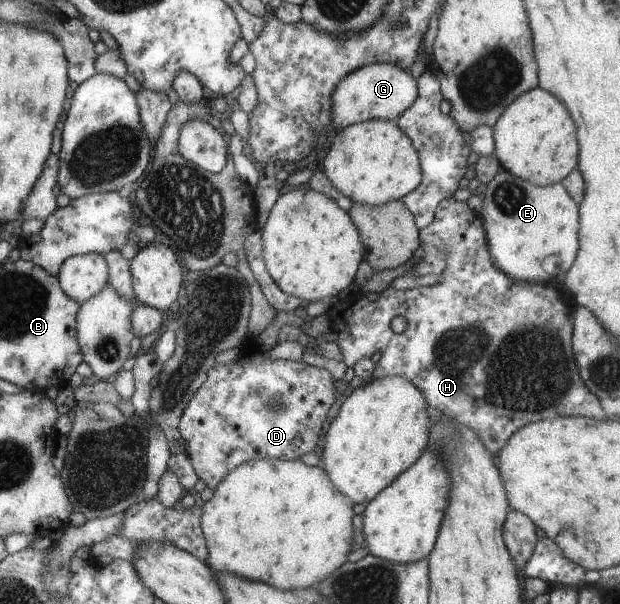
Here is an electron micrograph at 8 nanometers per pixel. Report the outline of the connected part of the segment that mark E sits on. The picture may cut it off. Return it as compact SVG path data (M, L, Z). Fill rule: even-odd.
M499 167L498 171L490 178L485 186L485 190L480 195L482 199L482 210L479 213L480 219L482 220L484 231L486 234L486 243L488 253L490 254L493 264L507 276L510 276L514 281L525 281L530 283L545 283L551 282L553 276L557 276L557 280L560 279L561 275L571 266L571 263L576 257L578 249L578 216L577 216L577 205L565 192L562 184L553 183L544 187L536 187L531 183L528 183L522 178L517 178L512 174L509 174L503 167Z

